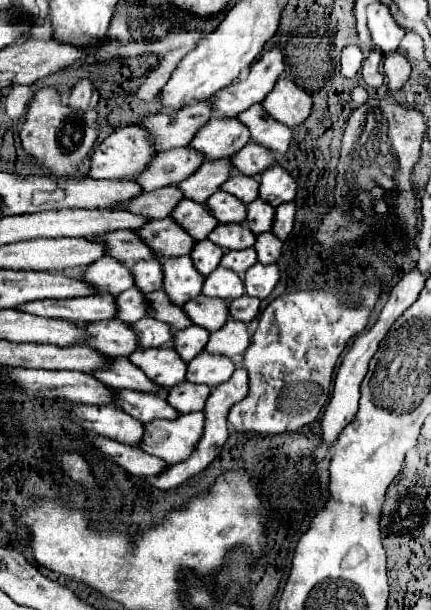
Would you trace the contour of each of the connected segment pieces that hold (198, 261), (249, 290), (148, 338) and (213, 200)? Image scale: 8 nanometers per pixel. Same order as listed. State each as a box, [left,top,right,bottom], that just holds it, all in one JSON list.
[[189,240,223,276],[243,264,279,298],[131,318,173,348],[207,190,247,224]]

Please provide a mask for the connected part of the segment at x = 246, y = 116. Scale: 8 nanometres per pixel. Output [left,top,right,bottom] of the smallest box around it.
[239,104,291,154]

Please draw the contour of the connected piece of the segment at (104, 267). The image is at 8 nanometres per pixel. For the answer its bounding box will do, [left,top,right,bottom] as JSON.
[81,258,131,296]

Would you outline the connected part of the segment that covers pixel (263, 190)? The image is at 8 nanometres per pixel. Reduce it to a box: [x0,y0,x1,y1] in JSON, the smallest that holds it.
[259,166,297,208]

